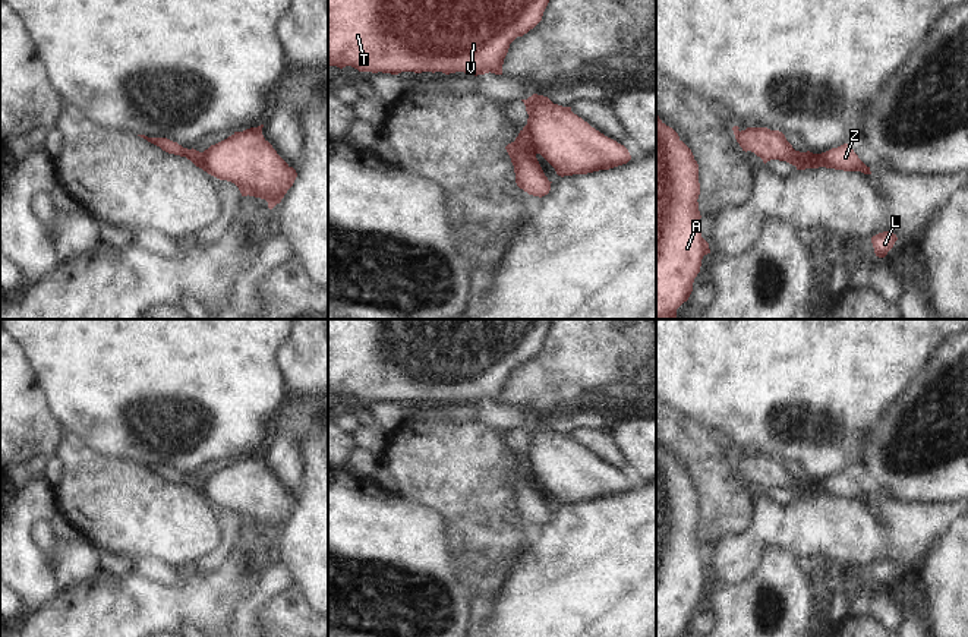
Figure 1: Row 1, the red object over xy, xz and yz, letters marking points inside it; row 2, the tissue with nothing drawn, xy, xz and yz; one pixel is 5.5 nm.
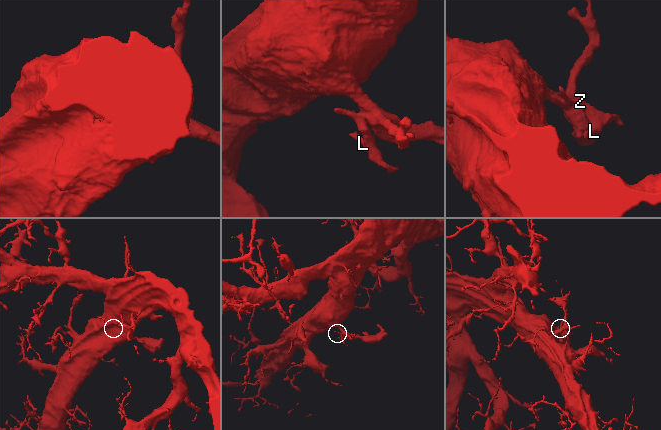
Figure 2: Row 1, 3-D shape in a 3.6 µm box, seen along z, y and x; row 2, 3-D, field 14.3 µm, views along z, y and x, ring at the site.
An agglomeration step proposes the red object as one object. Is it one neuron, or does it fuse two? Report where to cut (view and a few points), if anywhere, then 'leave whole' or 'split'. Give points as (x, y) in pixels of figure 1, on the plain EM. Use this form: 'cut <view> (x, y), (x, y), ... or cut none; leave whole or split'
cut xz (523, 457), (538, 481); split

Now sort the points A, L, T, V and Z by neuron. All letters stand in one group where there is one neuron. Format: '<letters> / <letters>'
A T V / L Z

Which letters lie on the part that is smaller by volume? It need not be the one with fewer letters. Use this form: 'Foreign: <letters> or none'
Foreign: L, Z

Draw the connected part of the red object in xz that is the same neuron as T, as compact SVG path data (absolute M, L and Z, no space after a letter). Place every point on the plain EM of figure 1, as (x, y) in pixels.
M328 319L328 394L391 401L502 403L510 372L533 357L554 319Z

